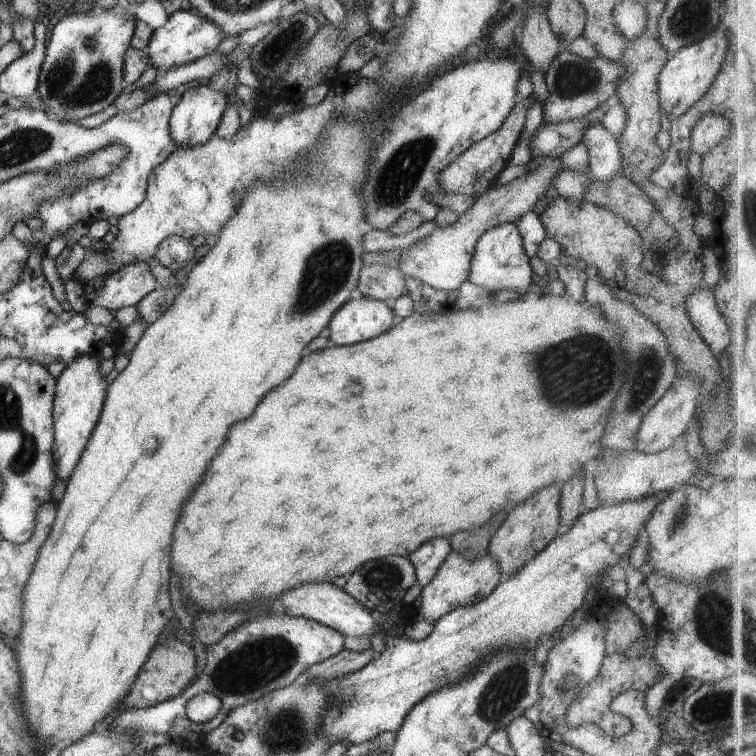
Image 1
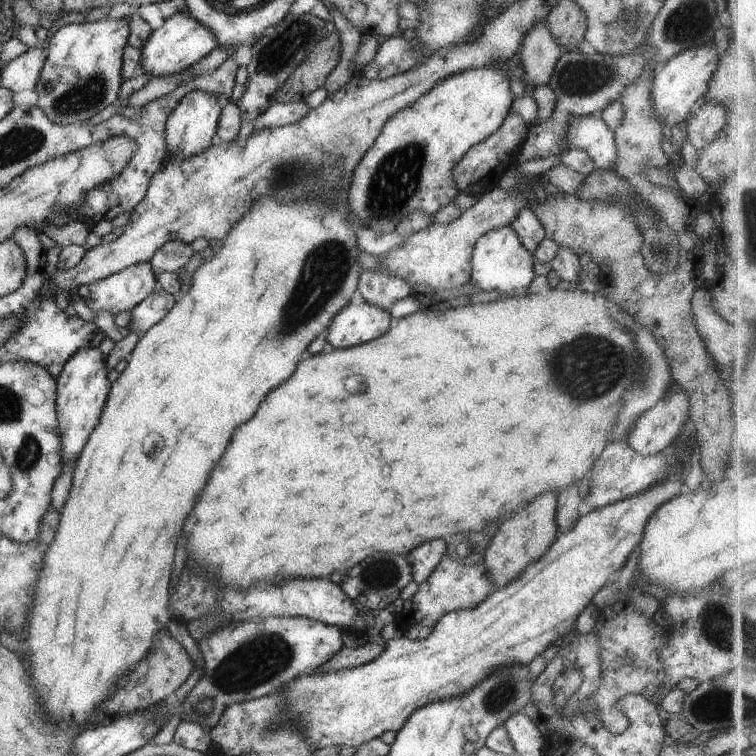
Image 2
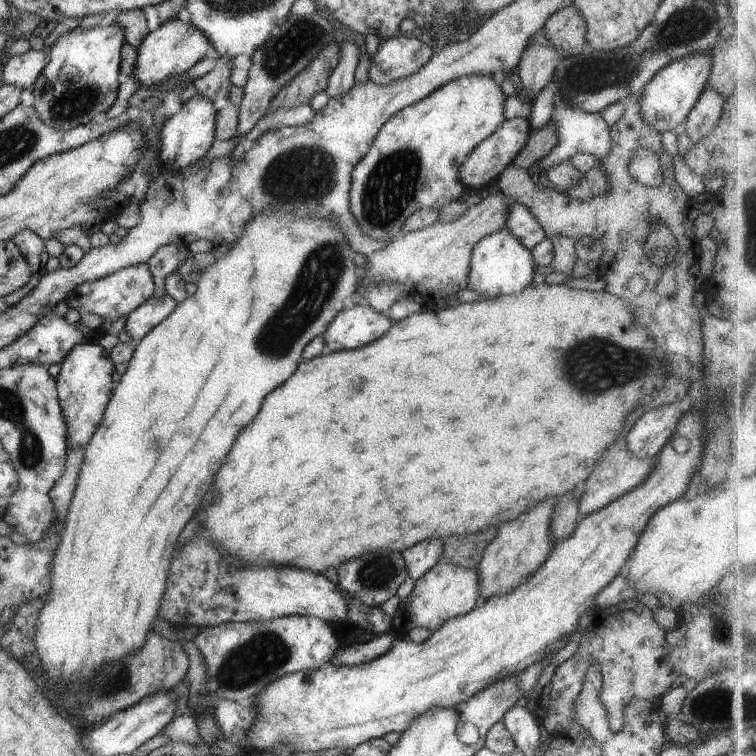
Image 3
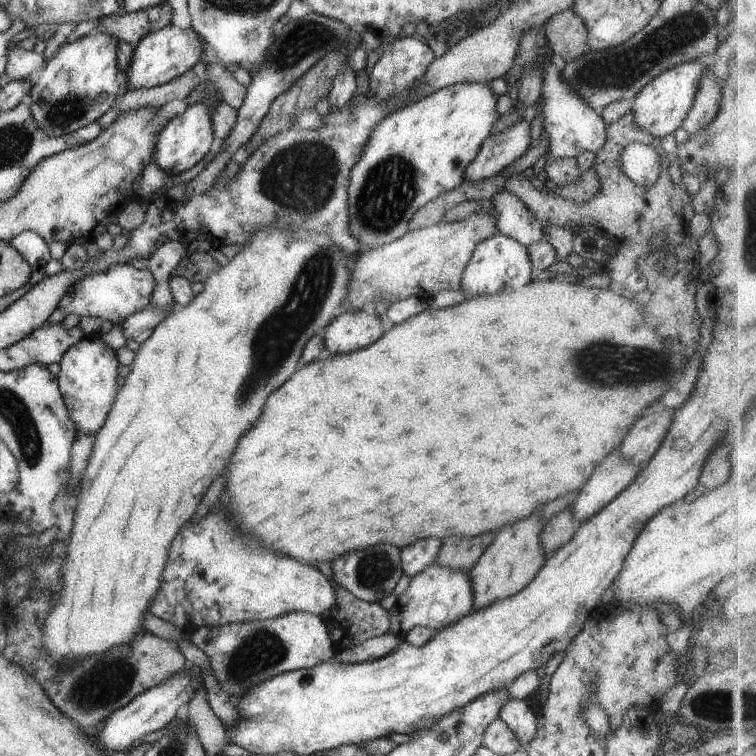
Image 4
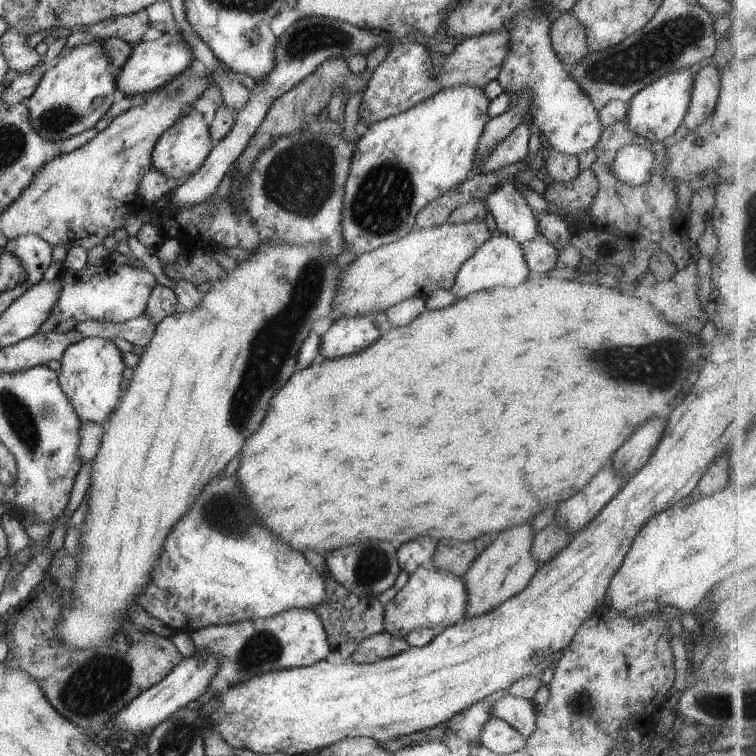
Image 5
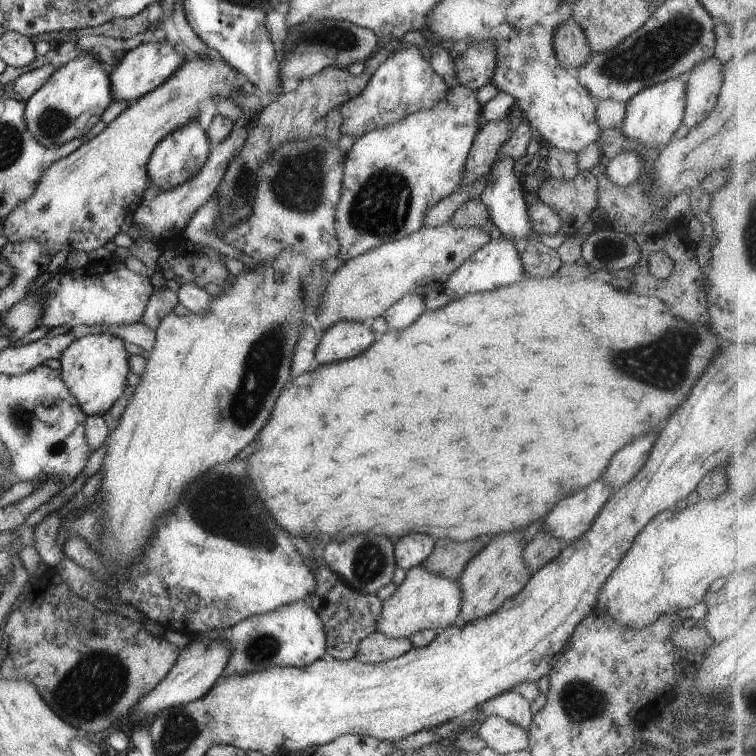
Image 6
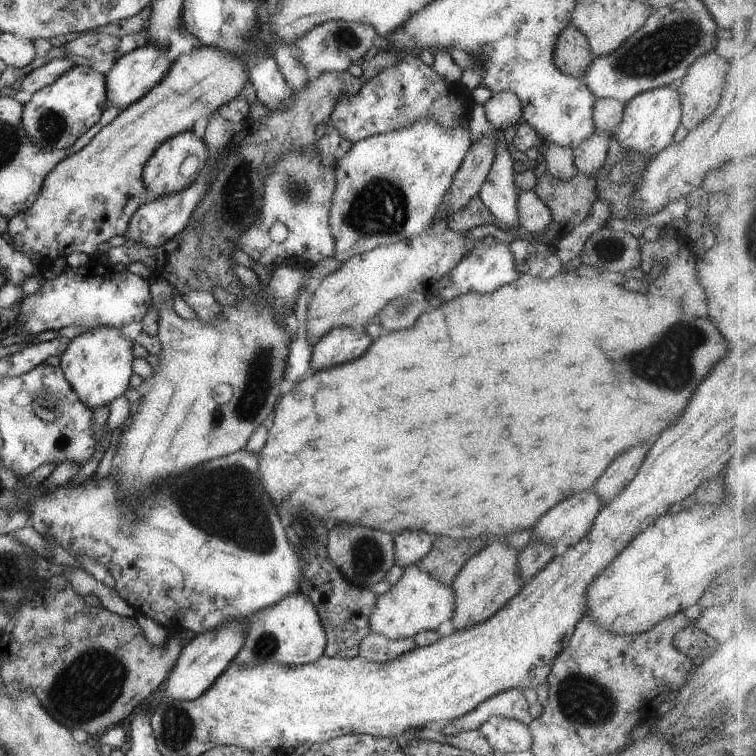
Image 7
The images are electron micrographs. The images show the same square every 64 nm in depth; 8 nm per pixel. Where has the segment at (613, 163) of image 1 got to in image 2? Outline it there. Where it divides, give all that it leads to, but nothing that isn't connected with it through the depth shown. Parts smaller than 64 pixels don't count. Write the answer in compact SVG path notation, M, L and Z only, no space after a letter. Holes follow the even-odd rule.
M592 115L568 116L567 123L567 148L586 151L594 161L595 169L612 169L617 158L614 131L601 118Z

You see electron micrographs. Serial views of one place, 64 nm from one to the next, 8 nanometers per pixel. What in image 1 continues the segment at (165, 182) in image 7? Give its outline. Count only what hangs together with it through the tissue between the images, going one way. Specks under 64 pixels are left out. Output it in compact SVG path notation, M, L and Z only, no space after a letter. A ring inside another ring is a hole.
M209 86L194 87L186 90L175 105L169 120L170 136L178 147L194 148L208 142L217 131L220 119L227 107L228 95Z

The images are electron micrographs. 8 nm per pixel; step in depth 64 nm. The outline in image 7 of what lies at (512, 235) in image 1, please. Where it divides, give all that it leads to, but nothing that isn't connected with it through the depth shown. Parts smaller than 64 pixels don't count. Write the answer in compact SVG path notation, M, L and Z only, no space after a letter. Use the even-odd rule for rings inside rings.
M480 241L476 248L472 248L462 258L462 262L458 266L454 266L444 278L440 278L438 282L432 284L429 288L429 297L440 296L444 301L450 301L470 292L491 294L498 288L517 280L520 274L516 258L514 258L510 246L499 244L498 241L495 245L488 246Z

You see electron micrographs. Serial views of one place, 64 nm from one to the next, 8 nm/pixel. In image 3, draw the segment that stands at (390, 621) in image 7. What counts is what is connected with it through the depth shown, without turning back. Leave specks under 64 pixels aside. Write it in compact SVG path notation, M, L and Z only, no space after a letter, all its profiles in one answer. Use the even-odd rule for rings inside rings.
M446 560L435 564L424 576L415 580L415 585L408 597L401 599L397 614L392 621L392 630L399 634L414 627L424 627L434 632L448 619L464 616L481 603L477 570L455 567Z

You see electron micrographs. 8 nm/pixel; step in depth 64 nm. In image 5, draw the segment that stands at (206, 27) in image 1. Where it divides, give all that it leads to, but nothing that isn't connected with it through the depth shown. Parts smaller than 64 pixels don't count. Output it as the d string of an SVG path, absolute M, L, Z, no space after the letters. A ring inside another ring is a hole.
M163 32L157 39L142 41L132 48L122 70L115 76L117 89L123 92L123 96L146 95L168 84L178 76L179 72L190 67L194 59L190 47L182 40L180 32L175 36Z

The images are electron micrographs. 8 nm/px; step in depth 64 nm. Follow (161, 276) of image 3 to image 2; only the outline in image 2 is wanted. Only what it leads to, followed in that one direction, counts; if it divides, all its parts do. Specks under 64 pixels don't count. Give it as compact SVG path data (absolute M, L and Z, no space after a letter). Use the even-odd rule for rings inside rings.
M181 240L170 241L156 250L149 263L155 276L160 273L178 272L191 261L194 253L189 244Z

